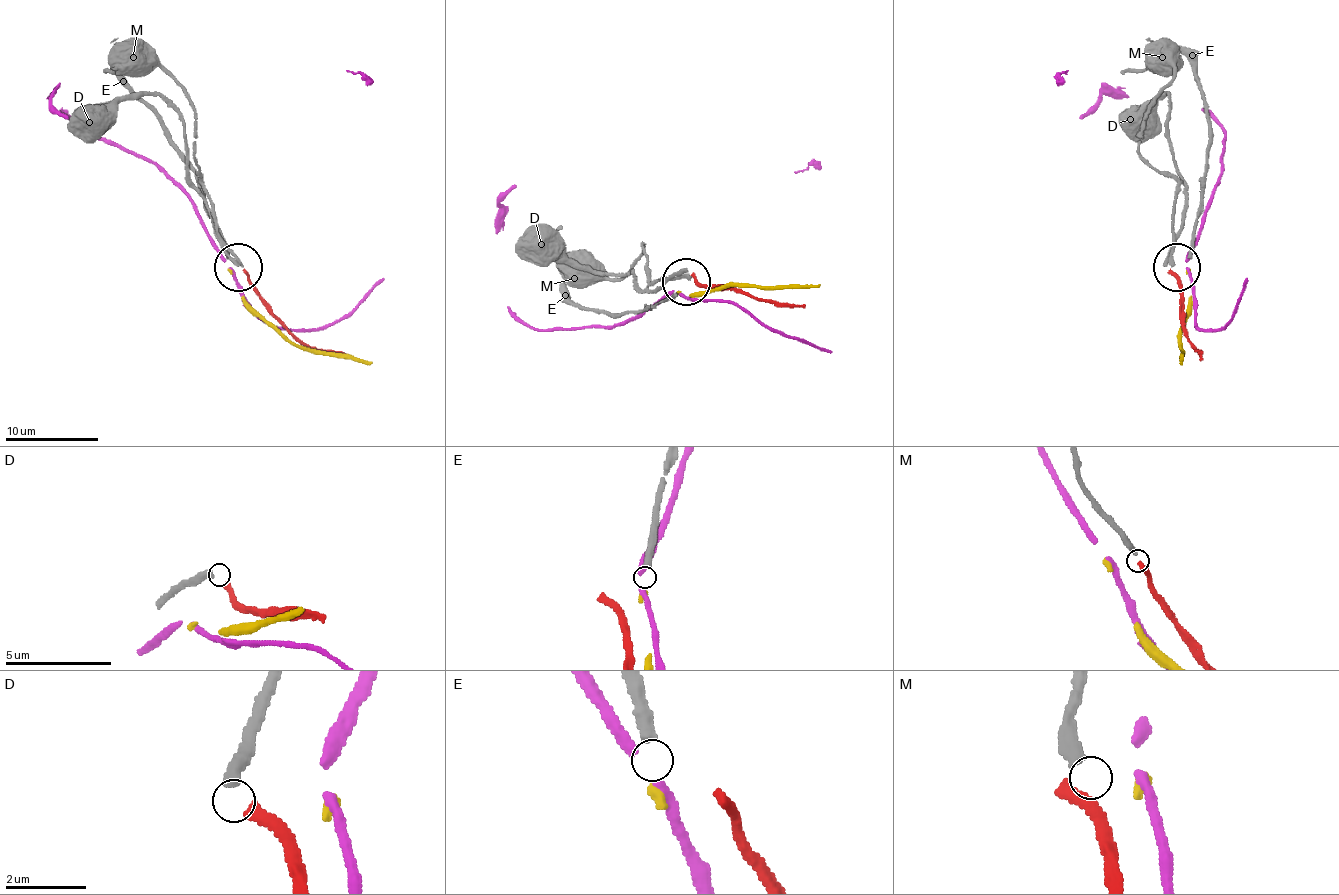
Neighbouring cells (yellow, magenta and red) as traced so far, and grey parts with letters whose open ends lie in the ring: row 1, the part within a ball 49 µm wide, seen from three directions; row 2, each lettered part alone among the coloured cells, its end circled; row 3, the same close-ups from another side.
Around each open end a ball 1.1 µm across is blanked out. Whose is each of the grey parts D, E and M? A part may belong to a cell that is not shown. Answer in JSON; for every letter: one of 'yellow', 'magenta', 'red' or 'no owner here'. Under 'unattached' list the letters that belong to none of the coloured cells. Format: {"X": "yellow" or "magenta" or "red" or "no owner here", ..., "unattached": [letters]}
{"D": "red", "E": "yellow", "M": "no owner here", "unattached": ["M"]}

